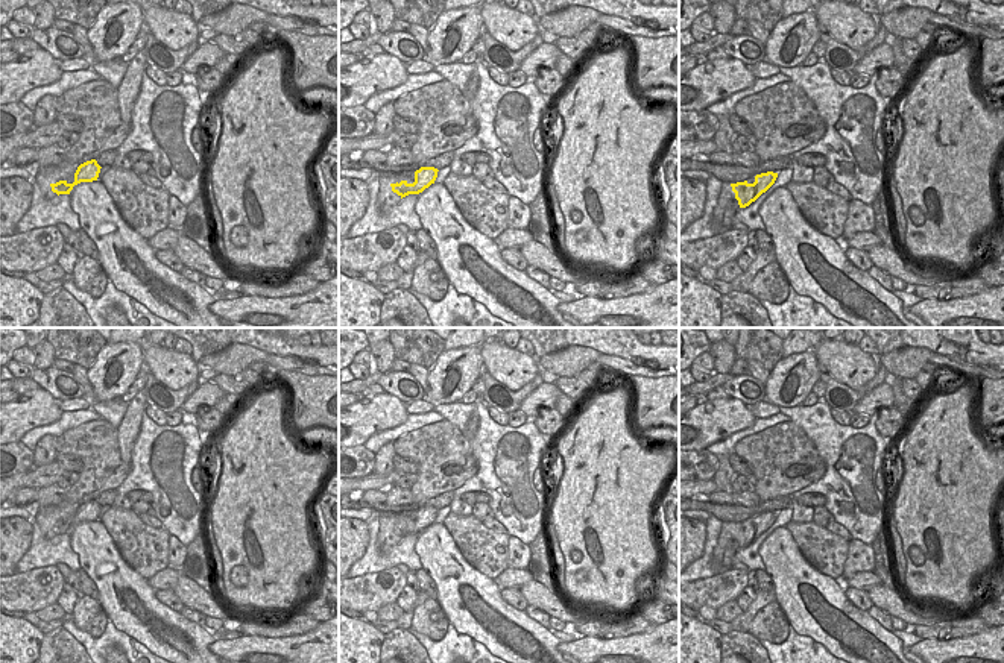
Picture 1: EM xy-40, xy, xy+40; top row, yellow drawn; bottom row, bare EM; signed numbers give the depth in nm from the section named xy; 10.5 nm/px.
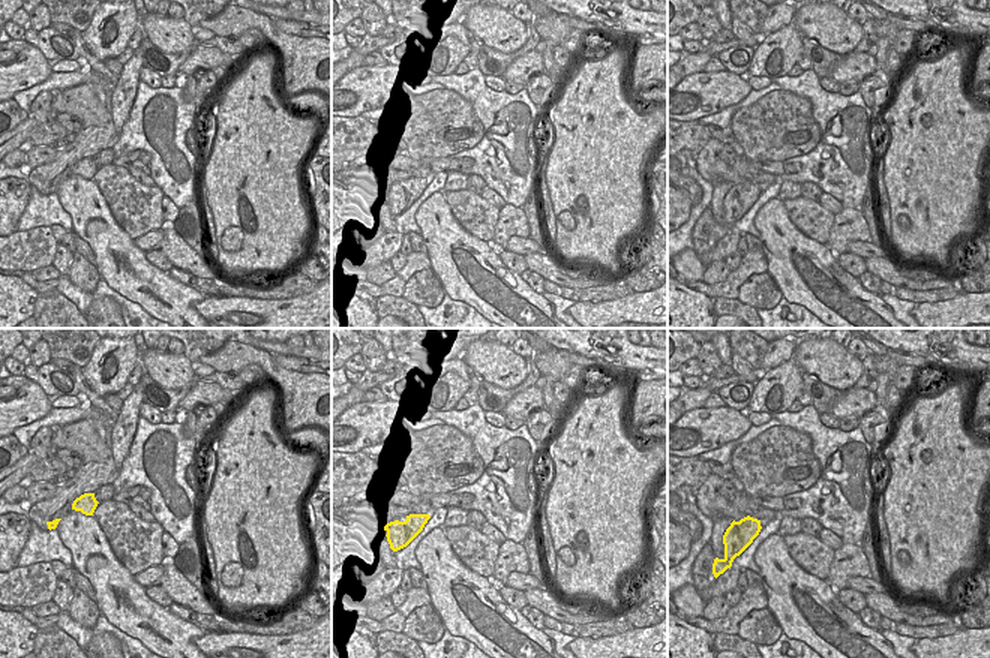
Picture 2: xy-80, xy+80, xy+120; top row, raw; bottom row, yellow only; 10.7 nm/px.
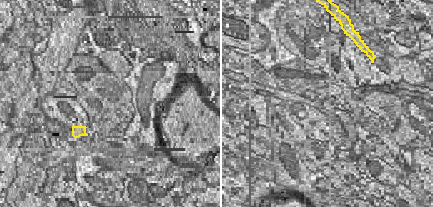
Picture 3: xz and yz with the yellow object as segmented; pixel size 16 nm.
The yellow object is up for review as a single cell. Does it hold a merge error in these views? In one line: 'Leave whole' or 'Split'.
Leave whole

